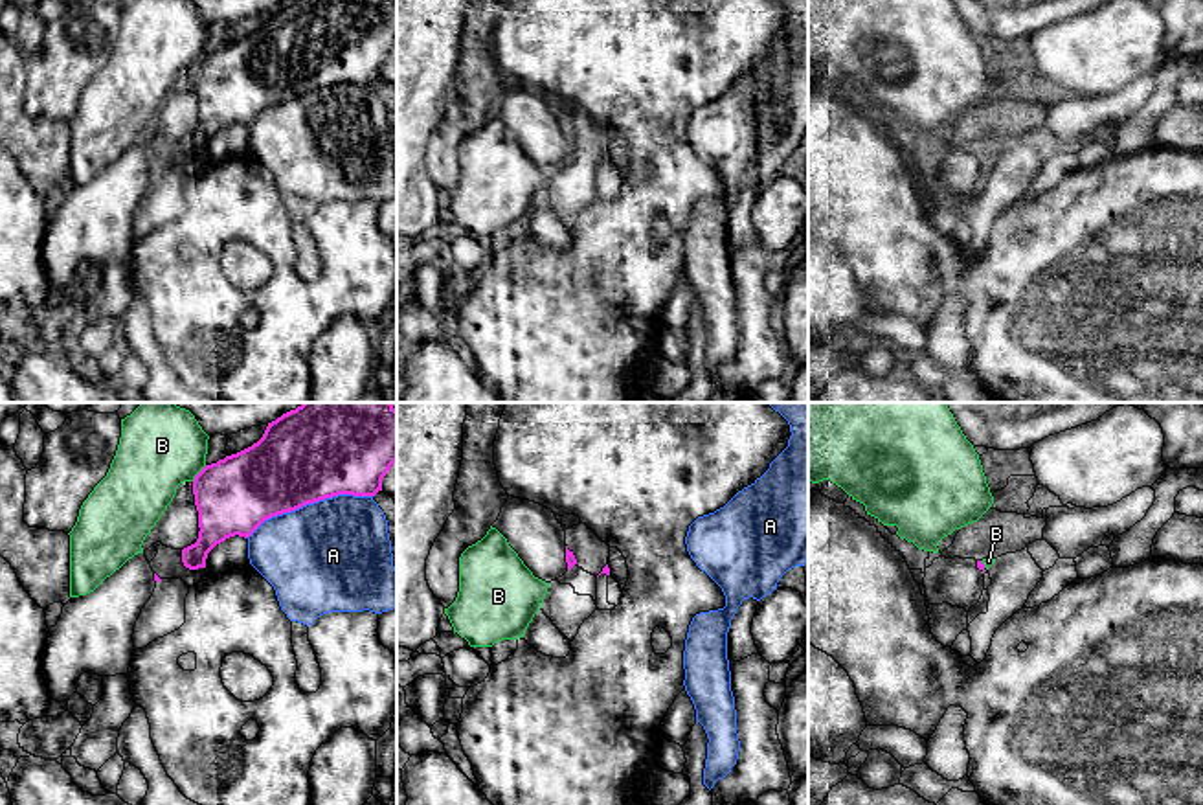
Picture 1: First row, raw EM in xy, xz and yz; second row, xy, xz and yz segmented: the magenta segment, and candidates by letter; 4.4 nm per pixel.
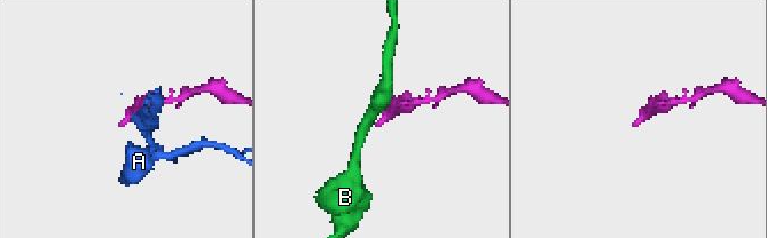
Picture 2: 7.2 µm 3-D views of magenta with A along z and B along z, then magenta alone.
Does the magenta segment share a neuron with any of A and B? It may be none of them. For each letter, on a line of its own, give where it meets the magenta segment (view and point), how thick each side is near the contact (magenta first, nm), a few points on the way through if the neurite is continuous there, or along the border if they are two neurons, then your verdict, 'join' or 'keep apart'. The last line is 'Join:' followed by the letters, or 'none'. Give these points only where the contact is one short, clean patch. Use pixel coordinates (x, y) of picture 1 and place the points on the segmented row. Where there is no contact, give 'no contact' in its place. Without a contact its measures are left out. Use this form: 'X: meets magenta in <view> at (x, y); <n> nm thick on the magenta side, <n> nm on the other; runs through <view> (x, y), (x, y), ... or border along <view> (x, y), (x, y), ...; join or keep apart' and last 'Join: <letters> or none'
A: meets magenta in xy at (309, 502); 420 nm thick on the magenta side, 480 nm on the other; keep apart
B: meets magenta in xy at (199, 473); 340 nm thick on the magenta side, 380 nm on the other; keep apart
Join: none

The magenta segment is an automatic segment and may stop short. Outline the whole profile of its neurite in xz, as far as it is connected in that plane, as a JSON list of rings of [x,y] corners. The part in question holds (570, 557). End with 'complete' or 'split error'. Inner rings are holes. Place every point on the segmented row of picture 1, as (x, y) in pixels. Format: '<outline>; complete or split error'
[[[509,496],[492,524],[534,577],[551,583],[577,564],[555,513],[540,504]]]; split error

